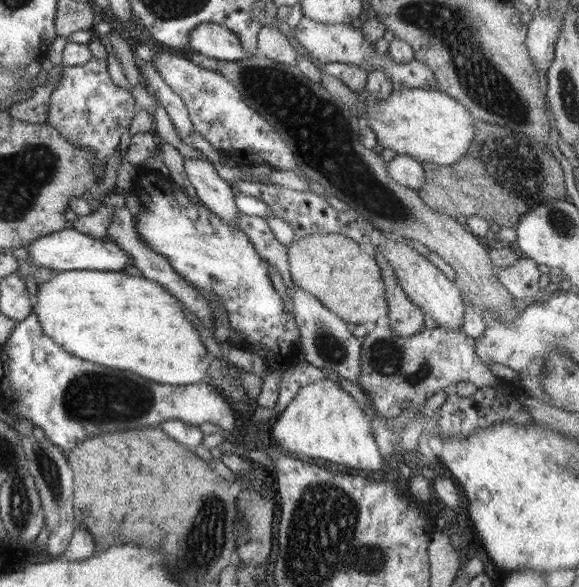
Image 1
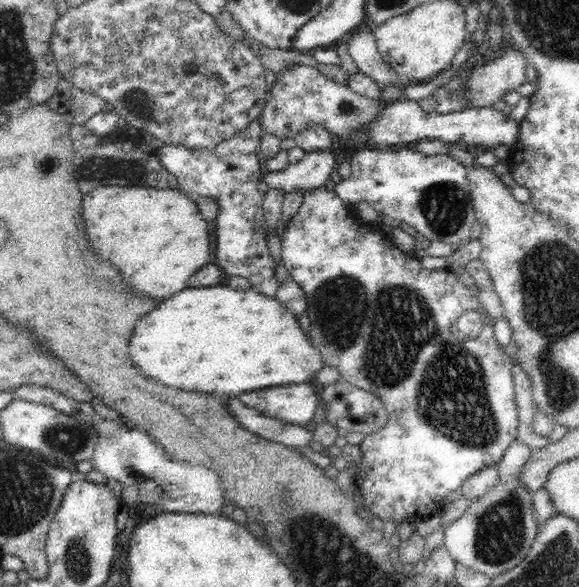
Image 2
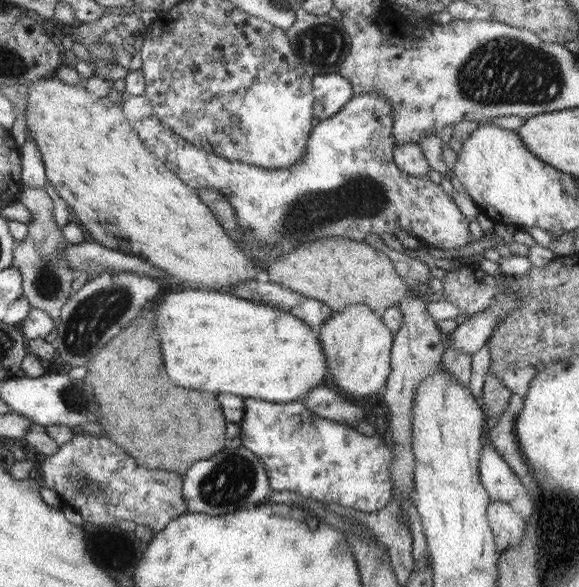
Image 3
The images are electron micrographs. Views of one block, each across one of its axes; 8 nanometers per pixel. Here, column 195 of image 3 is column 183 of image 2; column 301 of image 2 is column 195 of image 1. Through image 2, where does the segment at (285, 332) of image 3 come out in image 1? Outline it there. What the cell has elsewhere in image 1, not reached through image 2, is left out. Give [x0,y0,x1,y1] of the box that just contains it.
[32,271,211,386]

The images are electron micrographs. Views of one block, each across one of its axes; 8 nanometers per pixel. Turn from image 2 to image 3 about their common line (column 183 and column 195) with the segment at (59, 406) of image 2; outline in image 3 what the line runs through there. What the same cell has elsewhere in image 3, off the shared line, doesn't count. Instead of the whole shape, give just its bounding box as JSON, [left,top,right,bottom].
[183,439,271,516]

